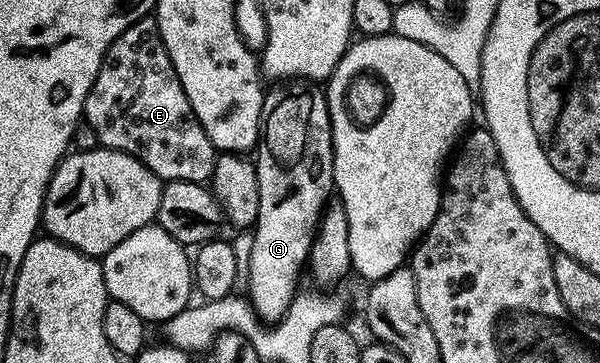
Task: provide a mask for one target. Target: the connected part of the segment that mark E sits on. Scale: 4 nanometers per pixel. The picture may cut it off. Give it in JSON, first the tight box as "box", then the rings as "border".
{"box":[82,16,216,183],"border":[[[147,16],[136,20],[136,24],[132,24],[128,28],[124,28],[124,32],[120,32],[120,36],[116,36],[116,40],[108,48],[108,52],[104,56],[104,60],[100,64],[100,72],[96,76],[96,80],[92,84],[92,88],[86,97],[86,103],[82,109],[85,125],[90,125],[90,130],[99,138],[101,145],[108,150],[119,150],[125,154],[131,154],[136,160],[140,160],[152,171],[157,178],[162,179],[163,183],[175,182],[176,180],[188,180],[189,182],[209,183],[214,177],[214,159],[216,151],[212,140],[208,140],[208,132],[204,132],[204,128],[200,124],[200,120],[196,120],[196,112],[192,112],[192,104],[188,104],[188,96],[184,96],[184,88],[180,84],[180,80],[176,76],[176,72],[172,68],[172,60],[168,56],[168,52],[164,48],[164,44],[158,35],[158,21],[152,16]]]}

